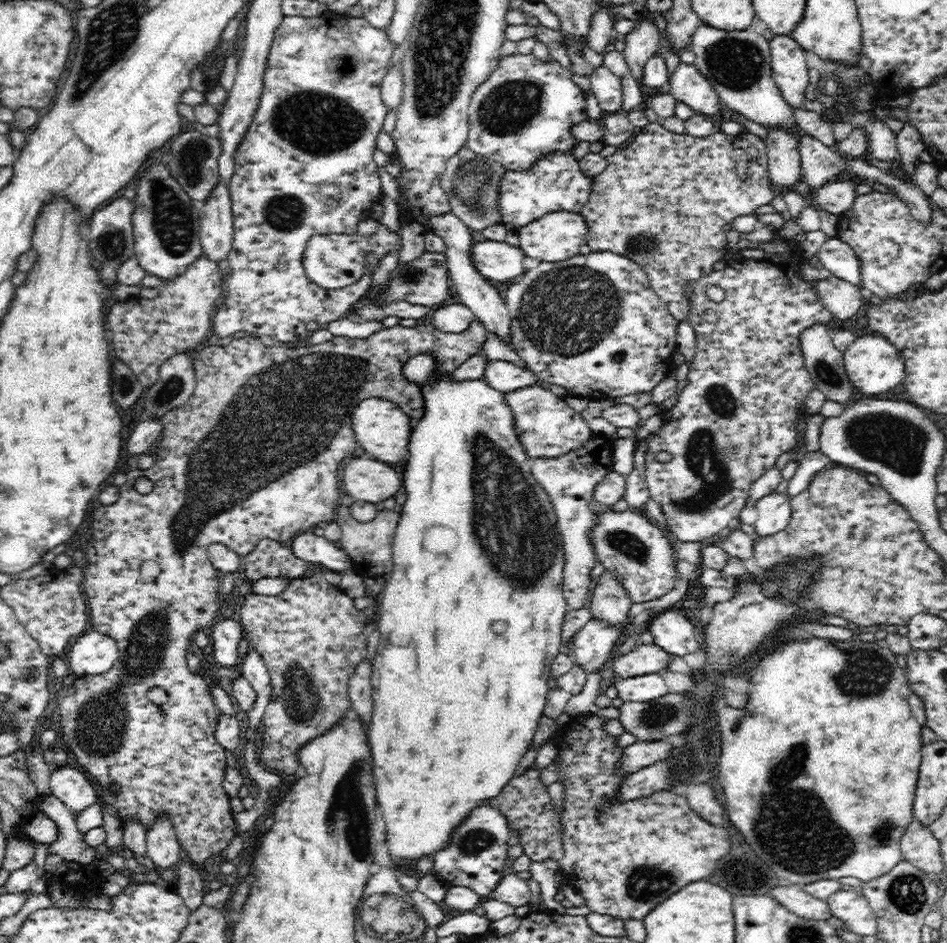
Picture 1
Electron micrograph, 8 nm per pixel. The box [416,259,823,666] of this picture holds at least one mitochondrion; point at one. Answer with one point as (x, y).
(524, 557)

